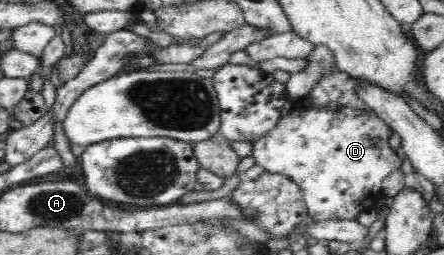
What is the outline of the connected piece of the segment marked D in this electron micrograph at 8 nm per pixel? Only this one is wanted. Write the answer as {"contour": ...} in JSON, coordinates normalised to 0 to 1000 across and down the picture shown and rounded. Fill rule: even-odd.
{"contour":[[[745,243],[736,267],[727,267],[698,373],[682,388],[687,439],[655,424],[601,533],[568,565],[568,612],[577,643],[601,675],[631,675],[653,694],[678,733],[682,796],[705,859],[804,867],[813,835],[845,816],[869,773],[860,714],[901,663],[908,612],[876,569],[876,545],[890,541],[887,510],[836,412],[811,384],[815,345],[813,314]]]}

